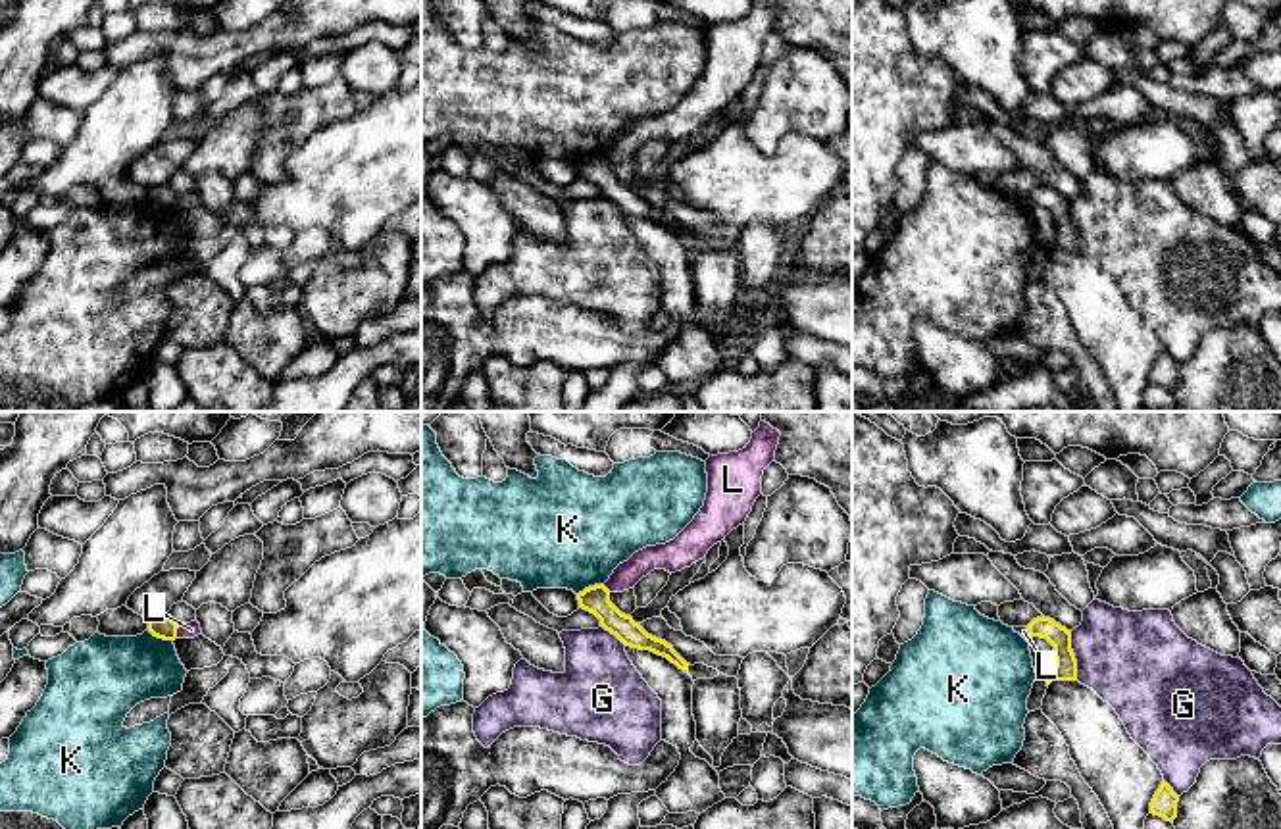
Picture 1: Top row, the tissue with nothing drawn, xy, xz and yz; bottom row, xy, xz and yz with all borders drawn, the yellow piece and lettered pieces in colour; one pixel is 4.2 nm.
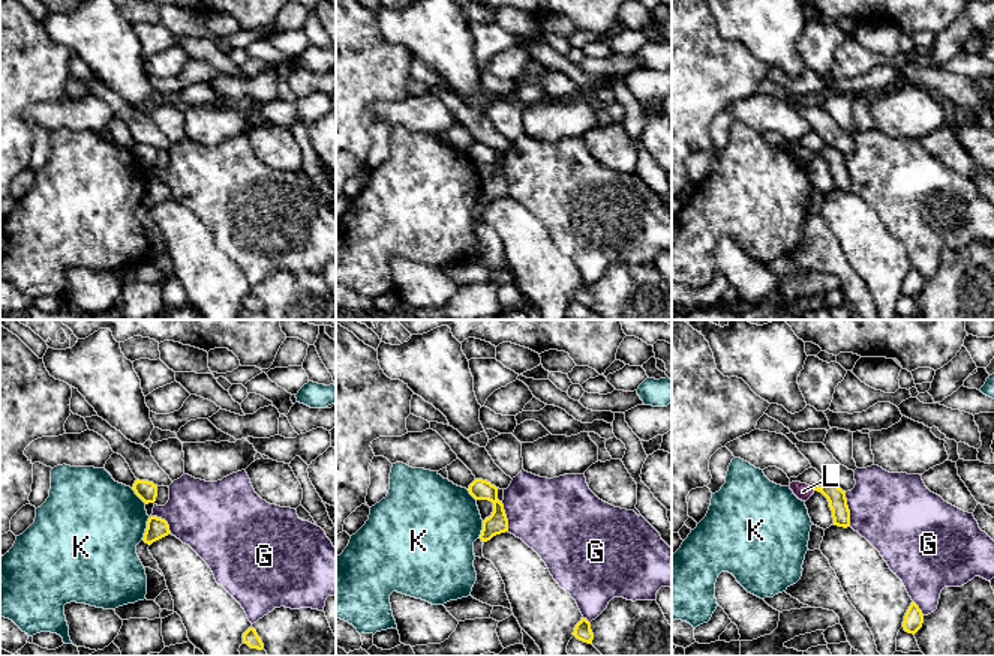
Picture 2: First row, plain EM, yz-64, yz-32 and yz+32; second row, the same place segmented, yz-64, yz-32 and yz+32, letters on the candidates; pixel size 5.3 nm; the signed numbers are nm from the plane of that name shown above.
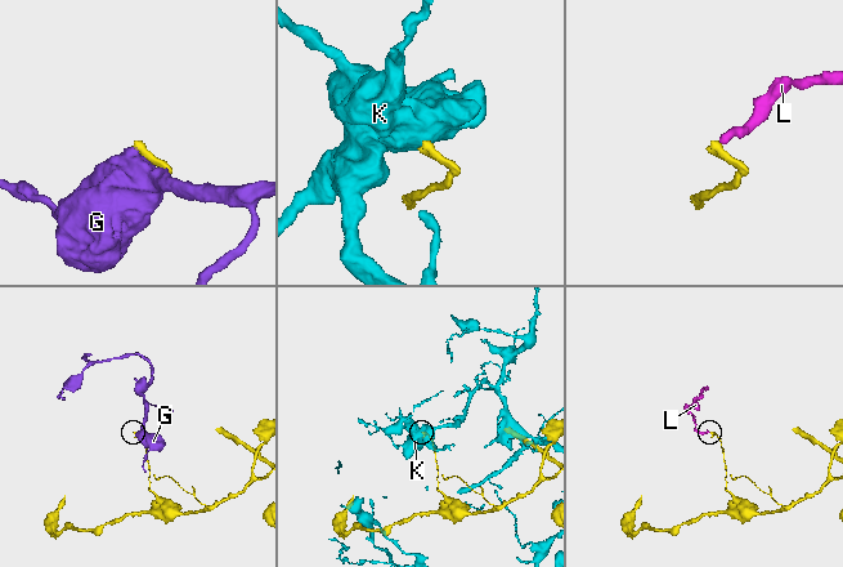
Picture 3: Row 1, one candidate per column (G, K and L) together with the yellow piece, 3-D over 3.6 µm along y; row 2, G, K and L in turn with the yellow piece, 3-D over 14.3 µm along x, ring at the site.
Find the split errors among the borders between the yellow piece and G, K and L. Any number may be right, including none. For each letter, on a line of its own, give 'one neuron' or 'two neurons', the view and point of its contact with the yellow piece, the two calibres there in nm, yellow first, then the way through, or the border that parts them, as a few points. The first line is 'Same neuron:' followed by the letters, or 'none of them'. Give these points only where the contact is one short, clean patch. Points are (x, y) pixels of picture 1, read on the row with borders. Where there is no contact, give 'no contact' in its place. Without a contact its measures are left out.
Same neuron: none of them
G: two neurons | yz (1074, 656) | 100/420 nm
K: two neurons | xz (589, 587) | 110/480 nm
L: two neurons | xy (175, 631) | 100/70 nm | along xy (179, 626), (175, 637)

